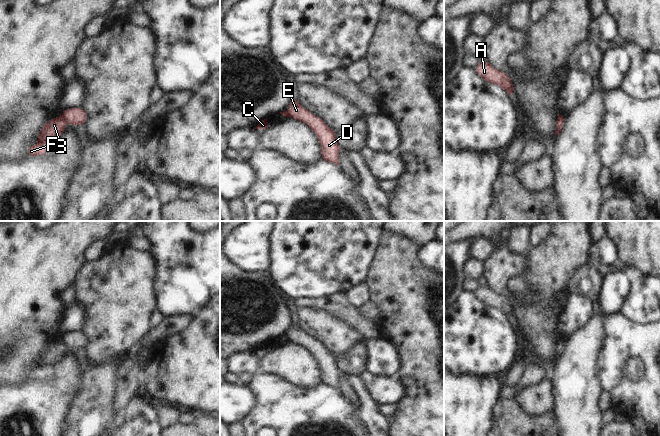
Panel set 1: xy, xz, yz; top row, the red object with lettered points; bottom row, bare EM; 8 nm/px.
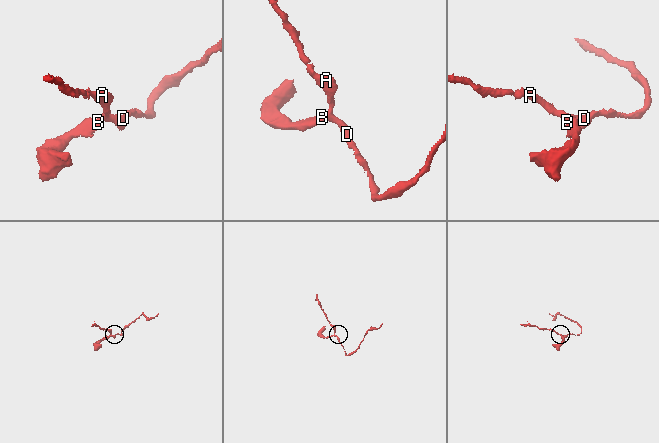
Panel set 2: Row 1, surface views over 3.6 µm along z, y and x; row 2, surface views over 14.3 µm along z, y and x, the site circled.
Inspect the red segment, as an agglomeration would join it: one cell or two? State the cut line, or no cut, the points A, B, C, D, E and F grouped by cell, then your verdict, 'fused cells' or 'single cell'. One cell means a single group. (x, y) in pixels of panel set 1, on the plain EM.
xy (61, 340), (66, 347) | A D E / B C F | fused cells

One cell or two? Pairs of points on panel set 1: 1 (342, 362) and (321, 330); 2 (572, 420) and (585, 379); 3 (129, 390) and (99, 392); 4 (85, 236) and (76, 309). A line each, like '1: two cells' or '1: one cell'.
1: two cells
2: one cell
3: two cells
4: two cells

